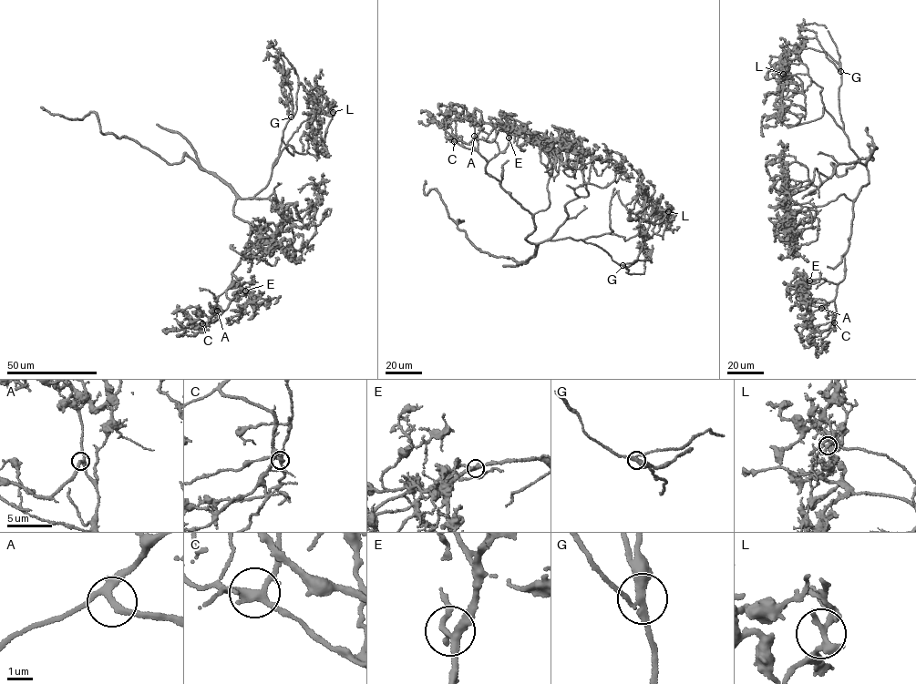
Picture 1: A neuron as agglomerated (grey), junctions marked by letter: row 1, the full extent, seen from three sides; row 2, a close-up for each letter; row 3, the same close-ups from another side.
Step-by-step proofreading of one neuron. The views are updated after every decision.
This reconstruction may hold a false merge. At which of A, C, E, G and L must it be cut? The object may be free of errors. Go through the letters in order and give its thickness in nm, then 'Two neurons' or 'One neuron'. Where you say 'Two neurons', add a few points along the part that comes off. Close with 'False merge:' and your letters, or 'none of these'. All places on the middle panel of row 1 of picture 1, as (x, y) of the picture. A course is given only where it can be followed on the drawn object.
A: Thickness 240 nm. One neuron
C: Thickness 240 nm. One neuron
E: Thickness 260 nm. One neuron
G: Thickness 280 nm. One neuron
L: Thickness 280 nm. One neuron
False merge: none of these

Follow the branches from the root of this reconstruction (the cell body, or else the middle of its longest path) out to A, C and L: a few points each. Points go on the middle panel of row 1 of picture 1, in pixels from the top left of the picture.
A: (537, 250), (534, 243), (525, 239), (535, 229), (531, 214), (485, 171), (487, 161), (478, 152), (474, 136)
C: (537, 250), (534, 243), (525, 239), (535, 229), (531, 214), (485, 171), (486, 159), (454, 141)
L: (537, 250), (545, 240), (581, 240), (612, 231), (610, 206), (617, 190), (626, 209), (653, 224), (668, 211)

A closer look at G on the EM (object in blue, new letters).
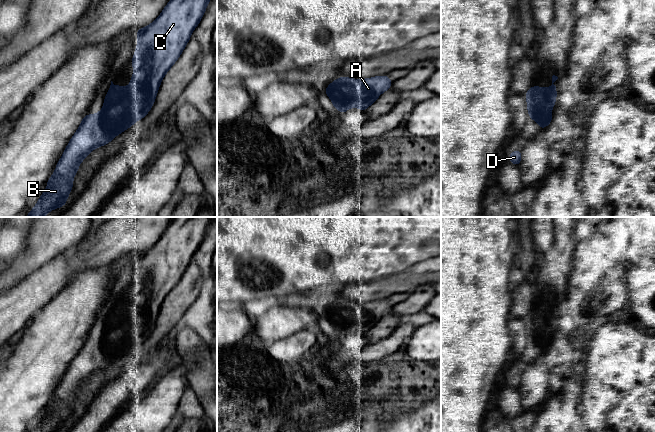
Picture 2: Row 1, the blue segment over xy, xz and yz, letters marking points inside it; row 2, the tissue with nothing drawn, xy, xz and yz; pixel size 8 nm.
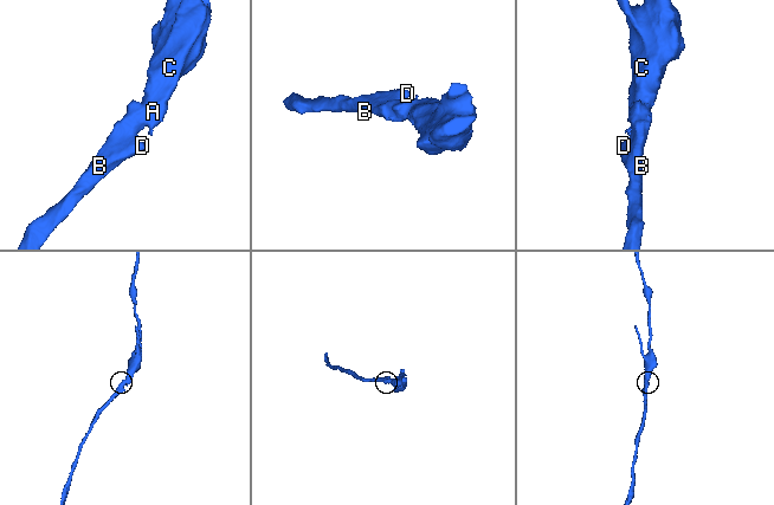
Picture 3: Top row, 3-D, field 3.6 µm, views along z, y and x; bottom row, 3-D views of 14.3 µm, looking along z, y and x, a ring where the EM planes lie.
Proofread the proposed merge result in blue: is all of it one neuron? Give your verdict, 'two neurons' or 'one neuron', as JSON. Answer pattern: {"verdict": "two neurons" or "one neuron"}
{"verdict": "one neuron"}

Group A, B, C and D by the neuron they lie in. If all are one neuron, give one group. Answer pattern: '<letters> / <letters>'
A B C D

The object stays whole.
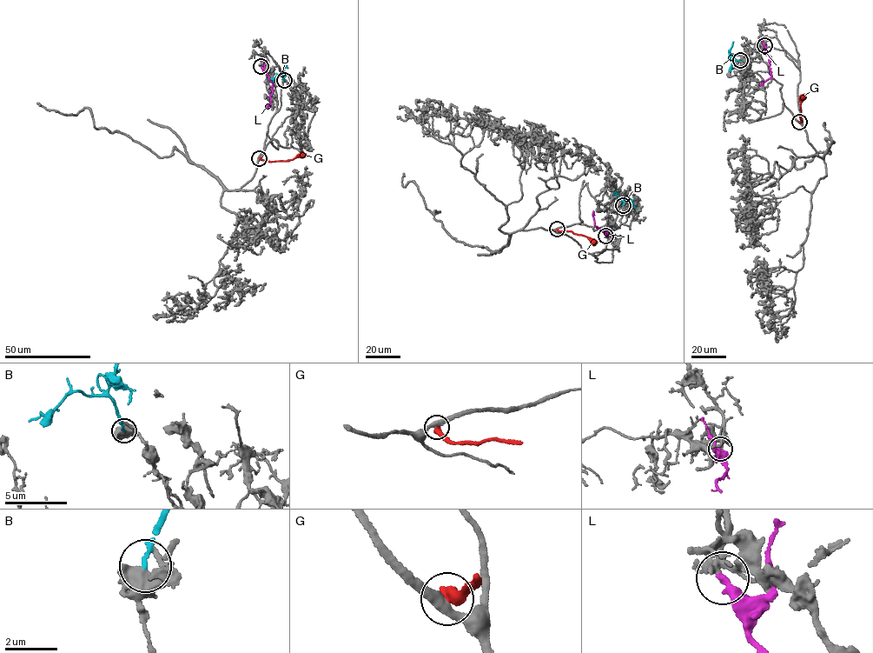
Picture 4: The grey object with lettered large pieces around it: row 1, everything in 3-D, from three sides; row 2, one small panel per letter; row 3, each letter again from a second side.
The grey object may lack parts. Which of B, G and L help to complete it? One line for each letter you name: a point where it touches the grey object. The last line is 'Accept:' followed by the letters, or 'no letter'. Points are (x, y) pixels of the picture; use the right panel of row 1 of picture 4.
Accept: no letter

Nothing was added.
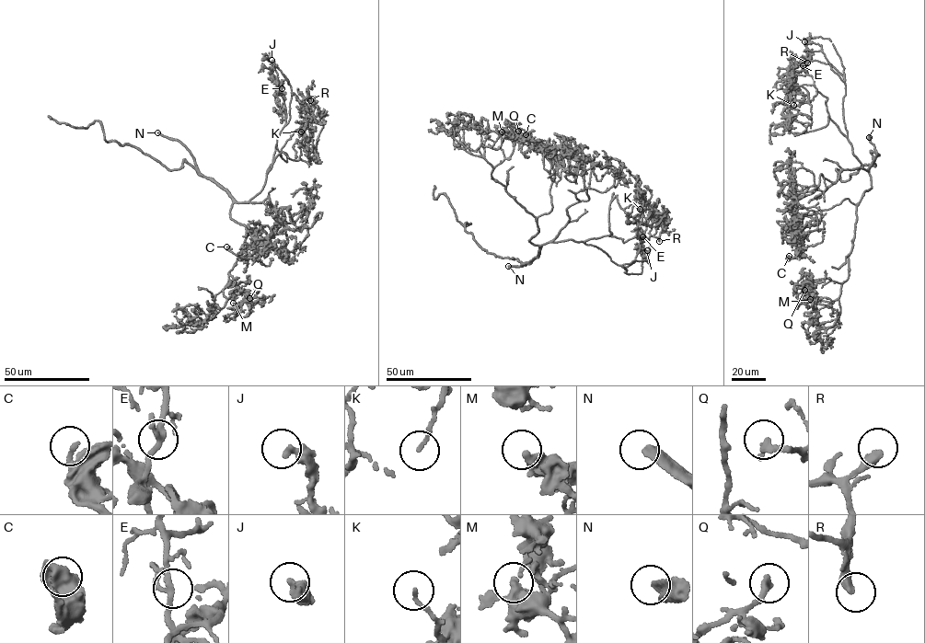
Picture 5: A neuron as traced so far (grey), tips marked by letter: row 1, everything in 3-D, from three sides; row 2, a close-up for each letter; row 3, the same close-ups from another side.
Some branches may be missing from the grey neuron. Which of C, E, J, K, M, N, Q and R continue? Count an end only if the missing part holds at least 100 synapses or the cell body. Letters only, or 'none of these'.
N, R

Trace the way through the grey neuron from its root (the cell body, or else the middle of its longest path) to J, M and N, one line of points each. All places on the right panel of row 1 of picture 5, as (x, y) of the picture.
J: (871, 164), (867, 170), (862, 167), (848, 139), (843, 114), (845, 83), (831, 69), (822, 46), (804, 41)
M: (871, 164), (872, 188), (857, 207), (848, 279), (840, 283), (826, 278), (813, 281), (810, 299)
N: (871, 164), (878, 155), (869, 137)

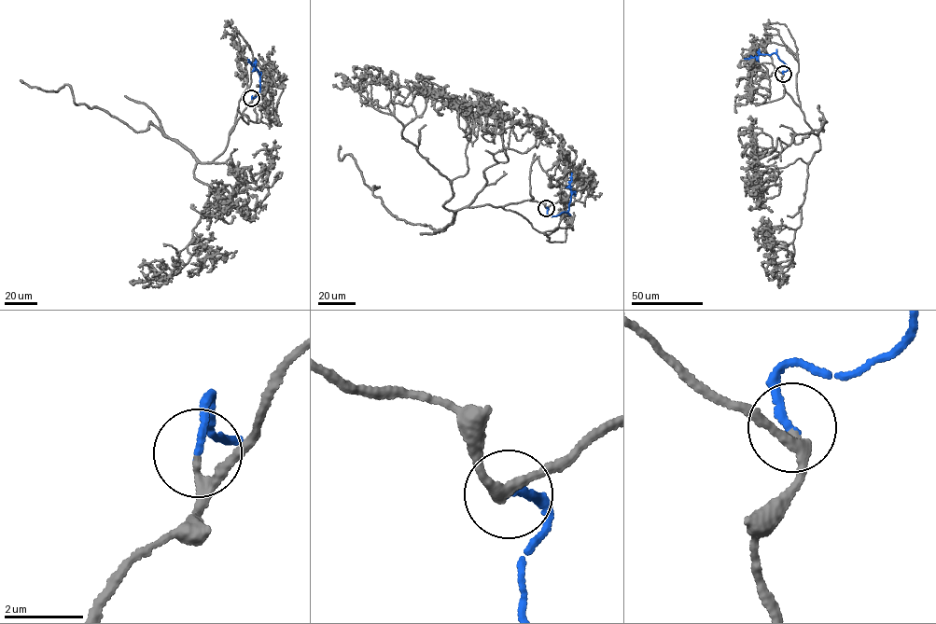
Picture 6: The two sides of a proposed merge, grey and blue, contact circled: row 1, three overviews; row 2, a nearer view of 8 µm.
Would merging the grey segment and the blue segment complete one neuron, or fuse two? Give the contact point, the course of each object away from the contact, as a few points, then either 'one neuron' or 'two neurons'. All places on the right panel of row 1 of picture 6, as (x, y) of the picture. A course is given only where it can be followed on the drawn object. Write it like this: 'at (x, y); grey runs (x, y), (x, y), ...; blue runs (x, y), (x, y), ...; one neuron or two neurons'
at (783, 74); grey runs (783, 74), (816, 135), (826, 121), (819, 117), (823, 131), (802, 142), (790, 133), (767, 161); blue runs (783, 74), (787, 66), (775, 53), (760, 53), (744, 59); one neuron

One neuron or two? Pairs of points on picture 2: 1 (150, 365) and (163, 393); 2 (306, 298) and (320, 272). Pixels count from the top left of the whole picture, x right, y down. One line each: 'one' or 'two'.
1: two
2: two

